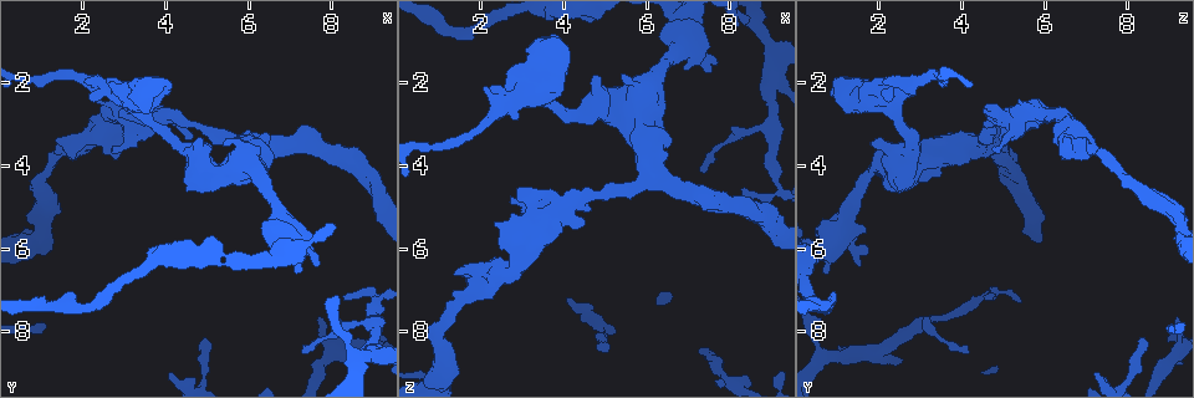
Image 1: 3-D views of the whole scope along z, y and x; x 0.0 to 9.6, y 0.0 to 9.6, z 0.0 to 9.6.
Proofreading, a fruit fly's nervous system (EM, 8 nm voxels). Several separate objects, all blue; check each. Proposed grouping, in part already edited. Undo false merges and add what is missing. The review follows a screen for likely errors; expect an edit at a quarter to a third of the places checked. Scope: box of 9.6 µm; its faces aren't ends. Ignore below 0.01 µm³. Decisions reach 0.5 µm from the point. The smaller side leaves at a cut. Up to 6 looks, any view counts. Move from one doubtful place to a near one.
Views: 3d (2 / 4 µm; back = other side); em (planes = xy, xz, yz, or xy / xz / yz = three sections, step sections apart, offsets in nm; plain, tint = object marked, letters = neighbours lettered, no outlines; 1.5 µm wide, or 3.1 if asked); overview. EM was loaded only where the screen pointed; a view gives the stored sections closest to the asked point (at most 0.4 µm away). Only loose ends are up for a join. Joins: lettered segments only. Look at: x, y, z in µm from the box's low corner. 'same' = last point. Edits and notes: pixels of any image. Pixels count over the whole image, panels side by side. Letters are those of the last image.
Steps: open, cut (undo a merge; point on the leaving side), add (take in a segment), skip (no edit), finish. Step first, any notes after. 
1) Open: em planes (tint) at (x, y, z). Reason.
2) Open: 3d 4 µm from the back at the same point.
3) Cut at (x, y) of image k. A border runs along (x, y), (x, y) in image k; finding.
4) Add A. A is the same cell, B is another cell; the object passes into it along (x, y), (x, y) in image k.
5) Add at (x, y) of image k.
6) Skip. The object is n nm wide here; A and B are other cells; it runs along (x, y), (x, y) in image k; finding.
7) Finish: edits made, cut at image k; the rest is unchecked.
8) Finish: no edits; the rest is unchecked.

Open: 3d 4 µm at (8.70, 8.75, 0.60). Three-way junction.

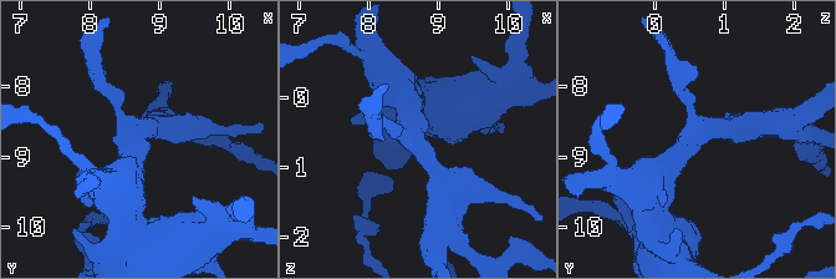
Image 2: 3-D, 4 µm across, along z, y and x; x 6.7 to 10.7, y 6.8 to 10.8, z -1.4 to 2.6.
Open: em planes (letters) at (8.70, 8.75, 0.60). 3 arms meet here; the arms are 200, 300, 420 nm wide; now the EM.

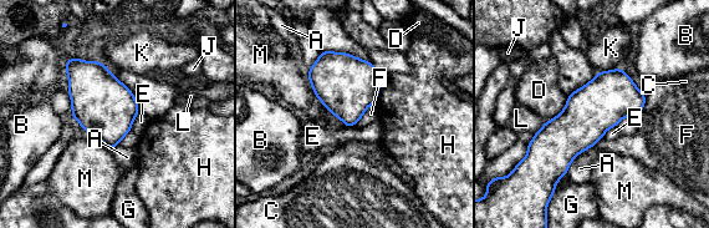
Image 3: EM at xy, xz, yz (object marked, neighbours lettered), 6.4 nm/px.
Skip. A, B, C, D, E, F, G, H, J, K, L and M are other cells; a border runs along (138, 111), (129, 130) in image 3; one neuron here.

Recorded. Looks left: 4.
Open: 3d 2 µm at (9.05, 7.15, 4.70). Sharp bend.

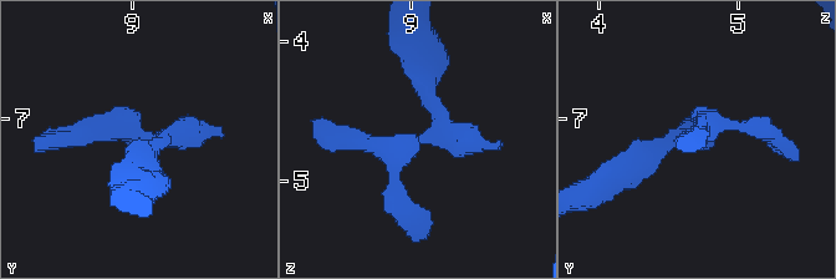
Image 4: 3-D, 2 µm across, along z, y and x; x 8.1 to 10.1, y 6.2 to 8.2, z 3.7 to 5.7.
Open: em planes (letters) at (9.06, 7.14, 4.68).

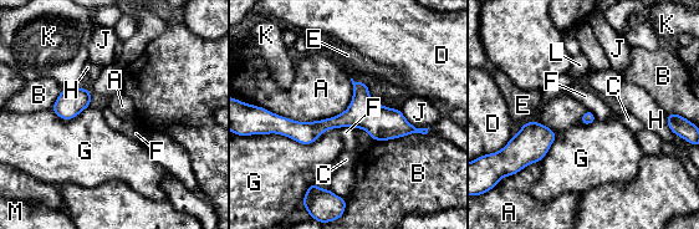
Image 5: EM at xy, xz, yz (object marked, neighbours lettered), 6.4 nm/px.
Skip. A, B, C, D, E, F, G, H, J, K, L and M are other cells; one neuron here.

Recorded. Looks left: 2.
Open: em planes (plain) at (2.45, 2.90, 5.90). Stops while still wide.

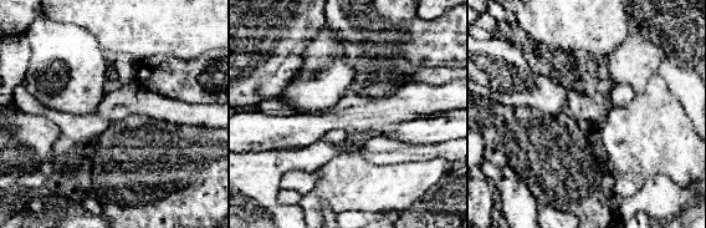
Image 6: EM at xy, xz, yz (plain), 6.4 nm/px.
Open: em planes (letters) at the same point.

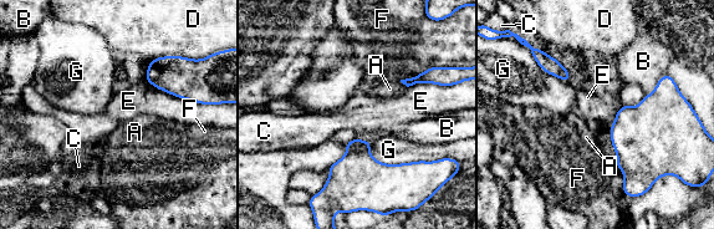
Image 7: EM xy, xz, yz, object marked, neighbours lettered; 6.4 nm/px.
Skip. A, B, C, D, E, F and G are other cells; a border runs along (501, 37), (571, 79) in image 7; no lettered segment goes on from it.

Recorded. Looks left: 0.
Finish: no edits; the rest is unchecked.

